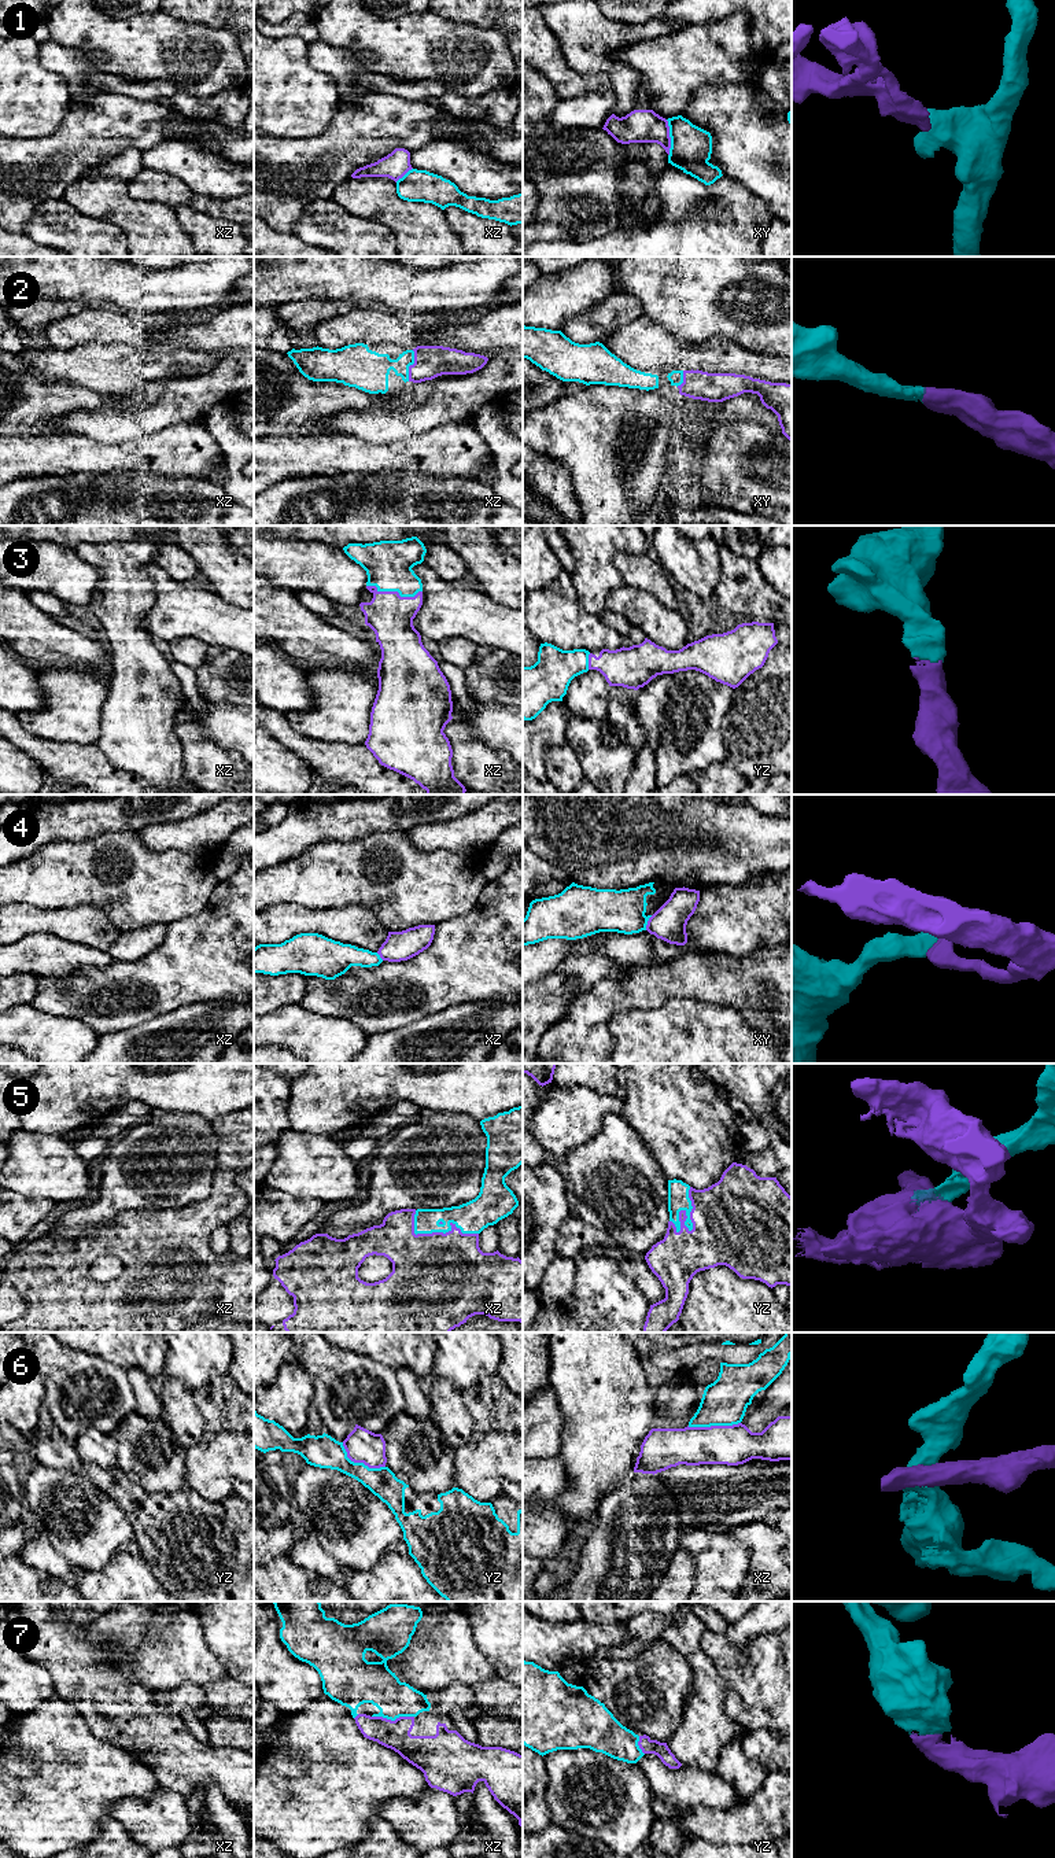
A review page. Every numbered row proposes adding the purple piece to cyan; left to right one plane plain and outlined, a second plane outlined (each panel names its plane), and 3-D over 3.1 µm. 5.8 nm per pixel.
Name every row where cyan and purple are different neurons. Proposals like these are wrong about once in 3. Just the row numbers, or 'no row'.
1, 4, 6

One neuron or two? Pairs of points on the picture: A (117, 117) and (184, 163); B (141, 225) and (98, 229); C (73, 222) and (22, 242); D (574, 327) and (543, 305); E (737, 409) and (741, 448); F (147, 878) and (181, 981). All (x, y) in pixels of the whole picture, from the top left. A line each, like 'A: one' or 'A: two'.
A: two
B: two
C: two
D: two
E: two
F: two

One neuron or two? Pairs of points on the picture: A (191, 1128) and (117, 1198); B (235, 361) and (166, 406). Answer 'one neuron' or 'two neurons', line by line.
A: one neuron
B: one neuron

